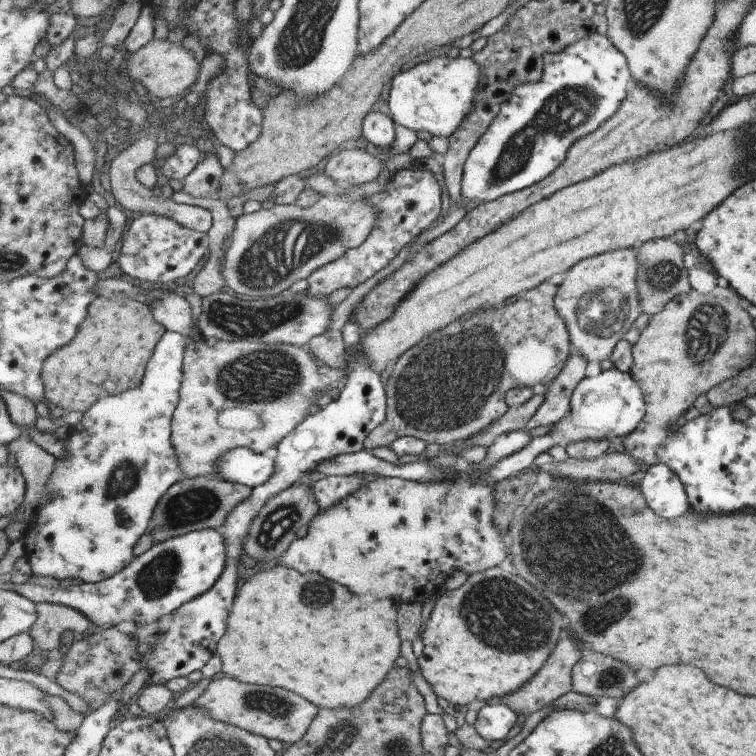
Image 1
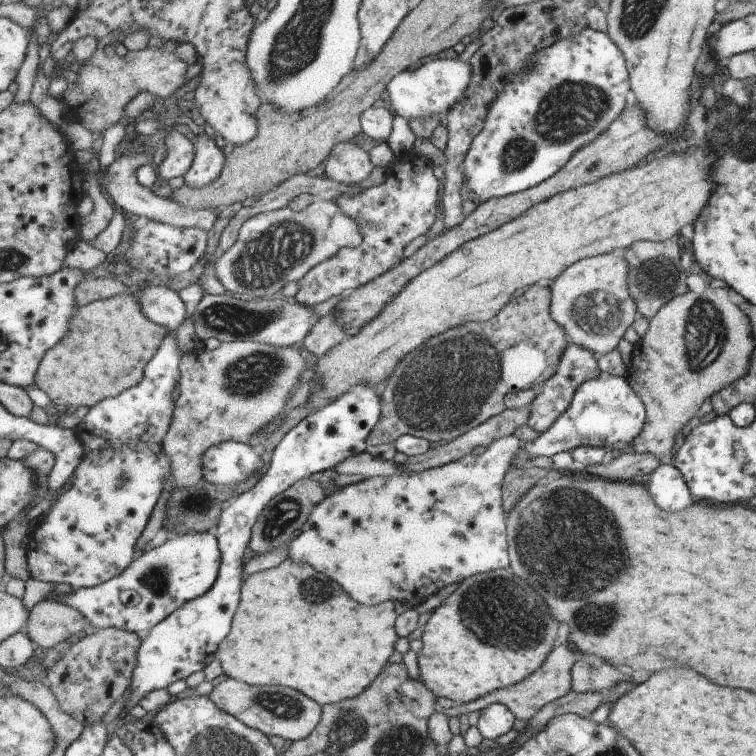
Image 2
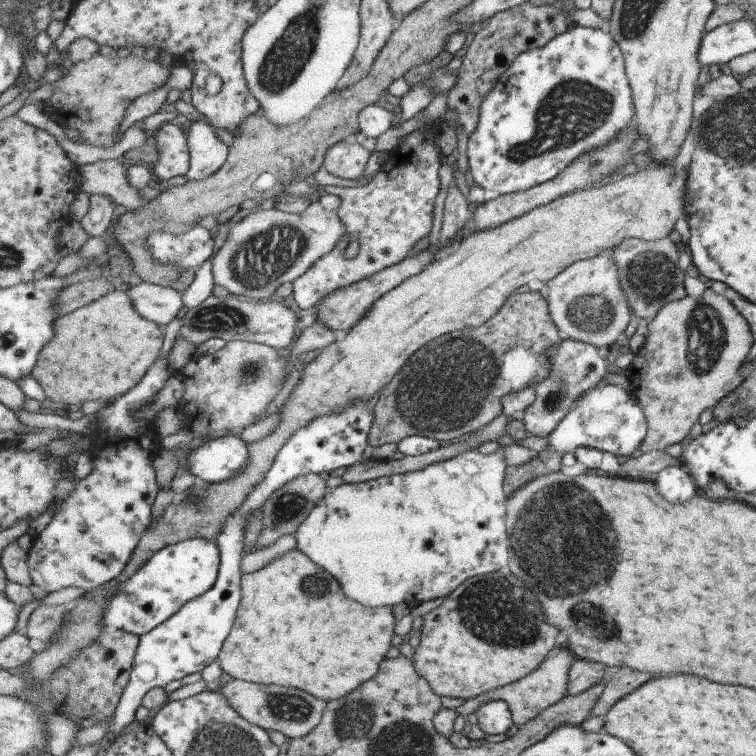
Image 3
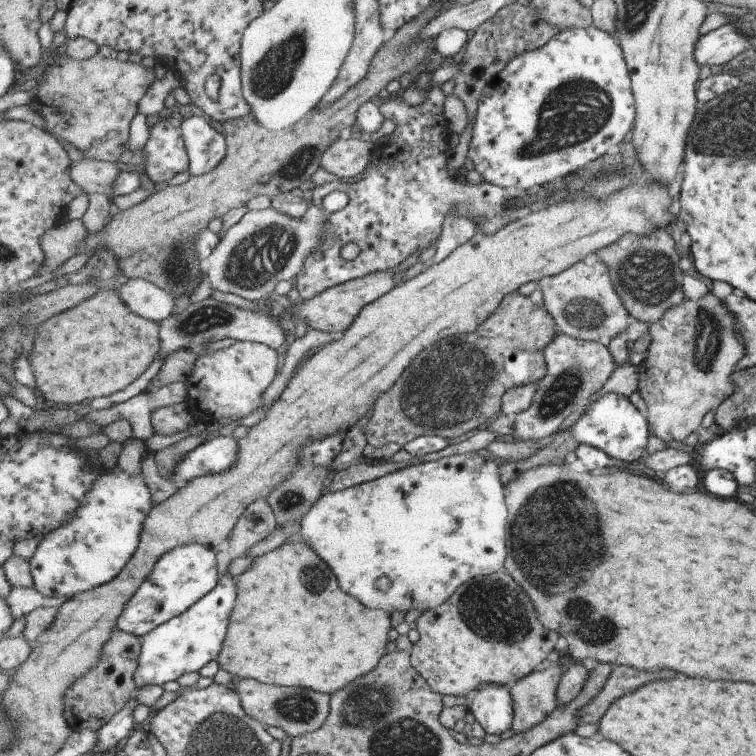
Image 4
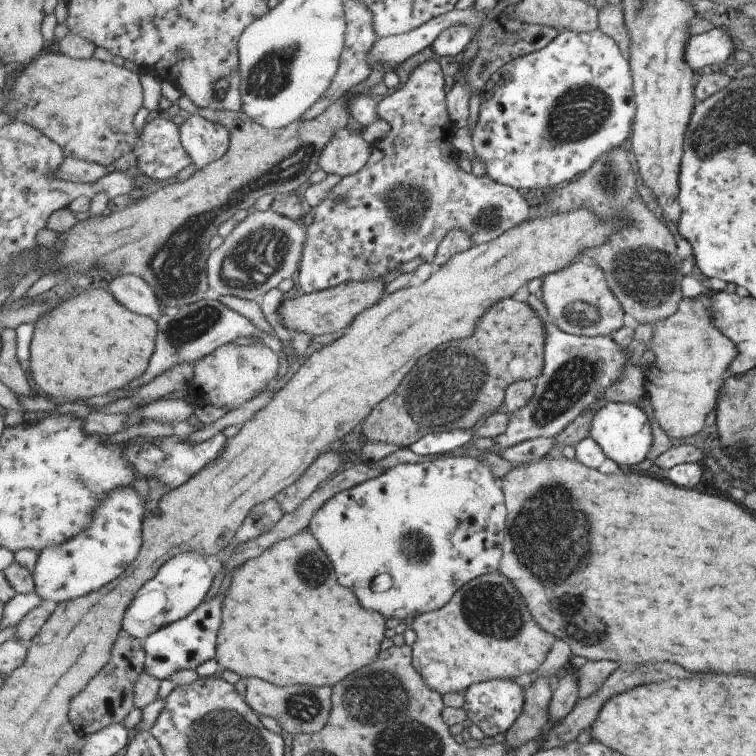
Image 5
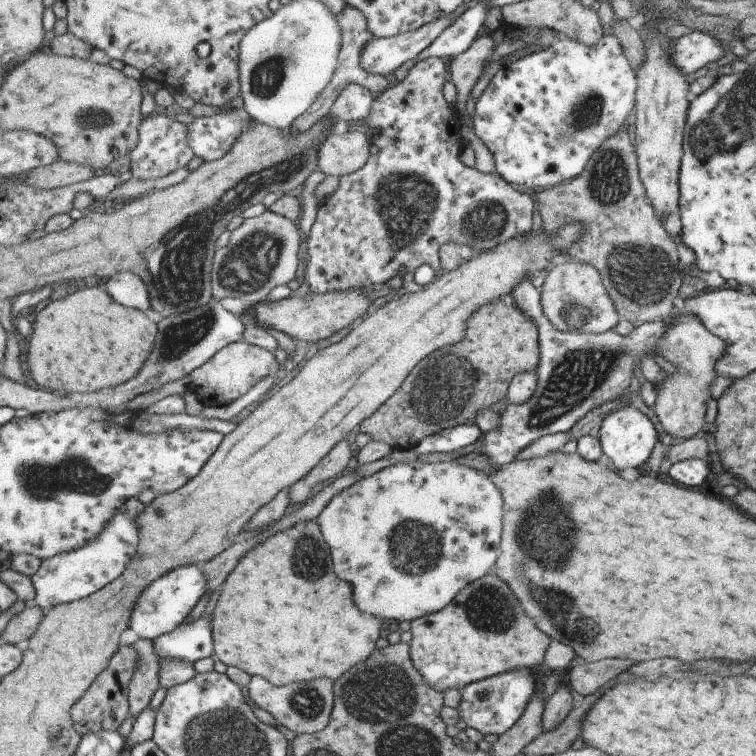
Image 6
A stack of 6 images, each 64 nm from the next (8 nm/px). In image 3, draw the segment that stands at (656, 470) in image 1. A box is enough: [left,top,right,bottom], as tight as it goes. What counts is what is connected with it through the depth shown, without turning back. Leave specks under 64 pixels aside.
[654,465,695,504]

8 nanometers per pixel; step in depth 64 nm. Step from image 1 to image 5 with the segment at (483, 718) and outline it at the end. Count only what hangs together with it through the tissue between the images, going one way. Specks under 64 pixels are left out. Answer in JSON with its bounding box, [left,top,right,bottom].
[462,678,525,736]

